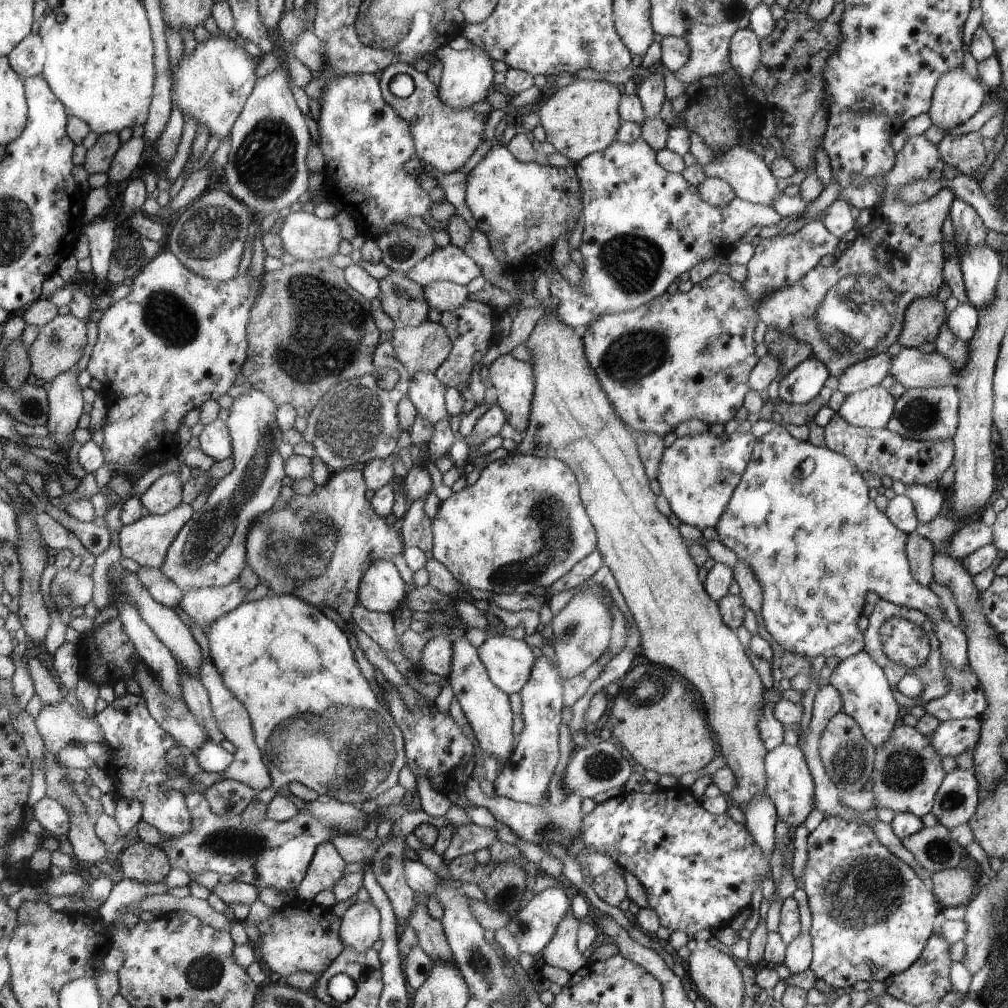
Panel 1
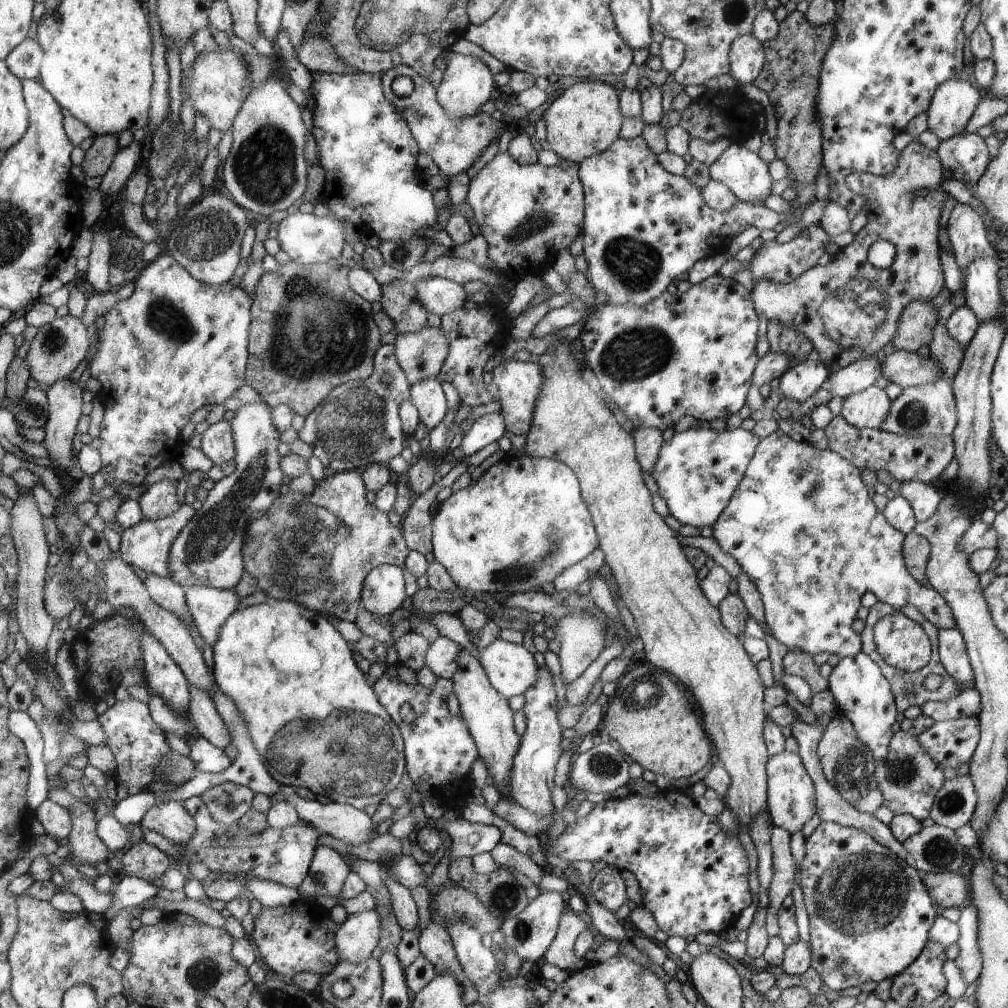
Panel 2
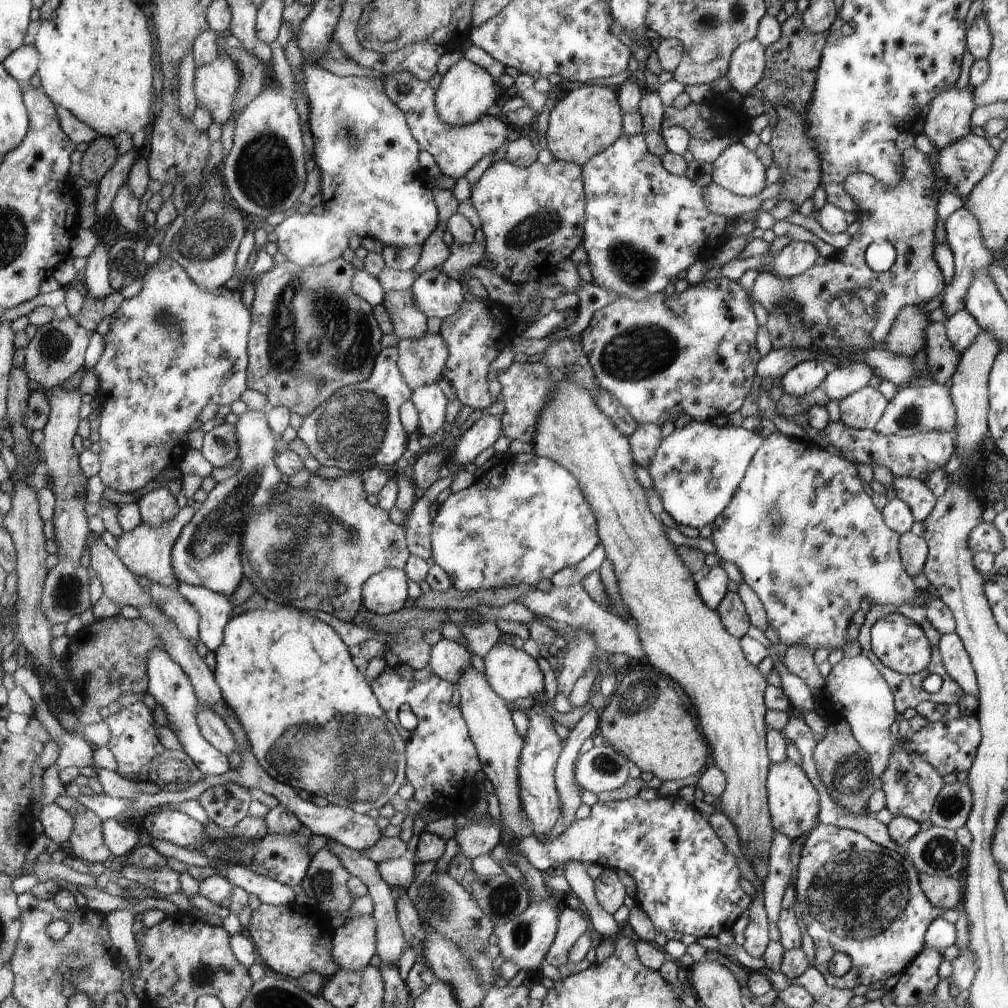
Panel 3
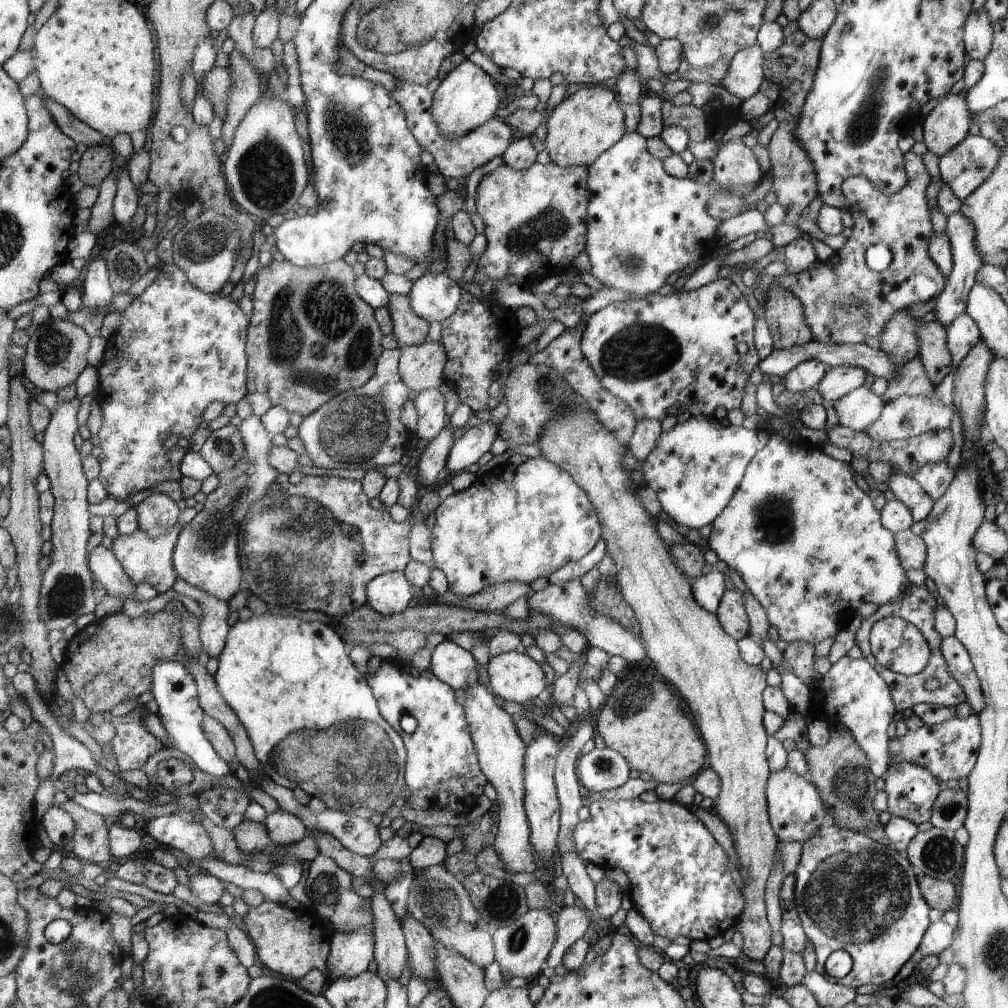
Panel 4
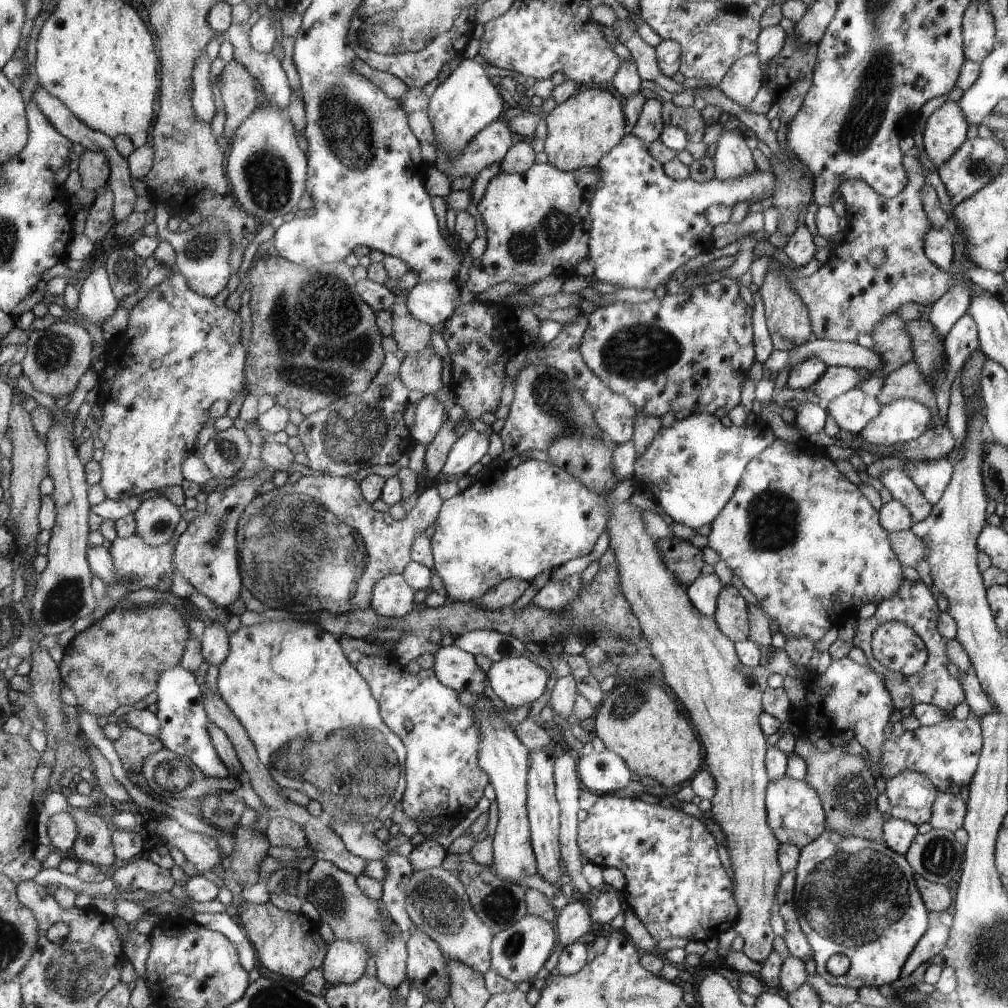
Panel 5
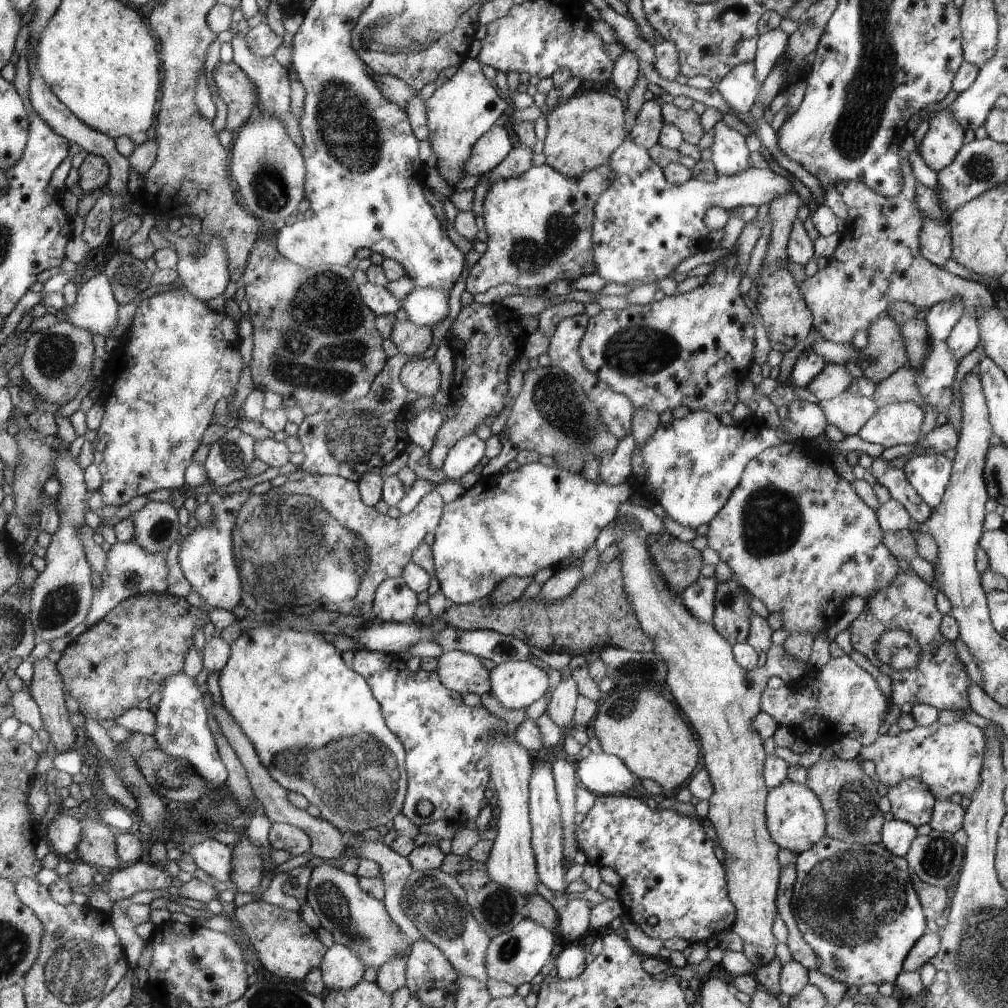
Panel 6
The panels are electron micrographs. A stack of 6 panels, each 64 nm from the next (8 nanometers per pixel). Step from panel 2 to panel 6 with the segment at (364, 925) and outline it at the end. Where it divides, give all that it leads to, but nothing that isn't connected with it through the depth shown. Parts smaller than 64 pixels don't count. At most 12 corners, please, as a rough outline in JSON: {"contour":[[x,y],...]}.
{"contour":[[334,943],[319,969],[327,992],[354,988],[364,968]]}

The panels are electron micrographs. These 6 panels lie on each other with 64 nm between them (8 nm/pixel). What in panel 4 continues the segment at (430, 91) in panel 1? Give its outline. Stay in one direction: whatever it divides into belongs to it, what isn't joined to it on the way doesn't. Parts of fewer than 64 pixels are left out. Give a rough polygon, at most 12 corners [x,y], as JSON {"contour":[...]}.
{"contour":[[396,80],[391,95],[444,179],[466,179],[505,154],[498,118],[462,137],[442,134],[426,85]]}

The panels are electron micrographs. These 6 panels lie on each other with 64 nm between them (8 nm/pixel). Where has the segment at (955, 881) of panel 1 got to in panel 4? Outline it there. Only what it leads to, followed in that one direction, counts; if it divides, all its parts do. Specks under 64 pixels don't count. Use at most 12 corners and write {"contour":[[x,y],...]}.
{"contour":[[918,876],[921,894],[934,909],[950,911],[958,904],[951,881]]}

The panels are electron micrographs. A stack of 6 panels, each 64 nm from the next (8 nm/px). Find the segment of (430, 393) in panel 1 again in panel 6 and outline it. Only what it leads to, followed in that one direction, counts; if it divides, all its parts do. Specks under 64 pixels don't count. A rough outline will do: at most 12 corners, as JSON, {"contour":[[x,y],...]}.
{"contour":[[424,408],[407,421],[408,438],[430,452],[444,424]]}

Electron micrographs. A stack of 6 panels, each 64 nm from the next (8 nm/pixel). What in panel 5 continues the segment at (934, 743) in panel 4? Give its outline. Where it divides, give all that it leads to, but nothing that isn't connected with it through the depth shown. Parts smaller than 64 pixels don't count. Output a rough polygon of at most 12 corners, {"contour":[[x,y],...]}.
{"contour":[[954,716],[884,740],[880,777],[970,786],[980,722]]}

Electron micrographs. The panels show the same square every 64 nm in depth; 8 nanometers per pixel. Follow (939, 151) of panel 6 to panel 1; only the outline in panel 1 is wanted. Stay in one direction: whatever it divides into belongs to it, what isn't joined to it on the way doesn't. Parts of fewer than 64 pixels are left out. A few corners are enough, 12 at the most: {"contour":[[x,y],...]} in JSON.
{"contour":[[963,65],[942,76],[929,111],[948,132],[984,104],[988,86]]}

